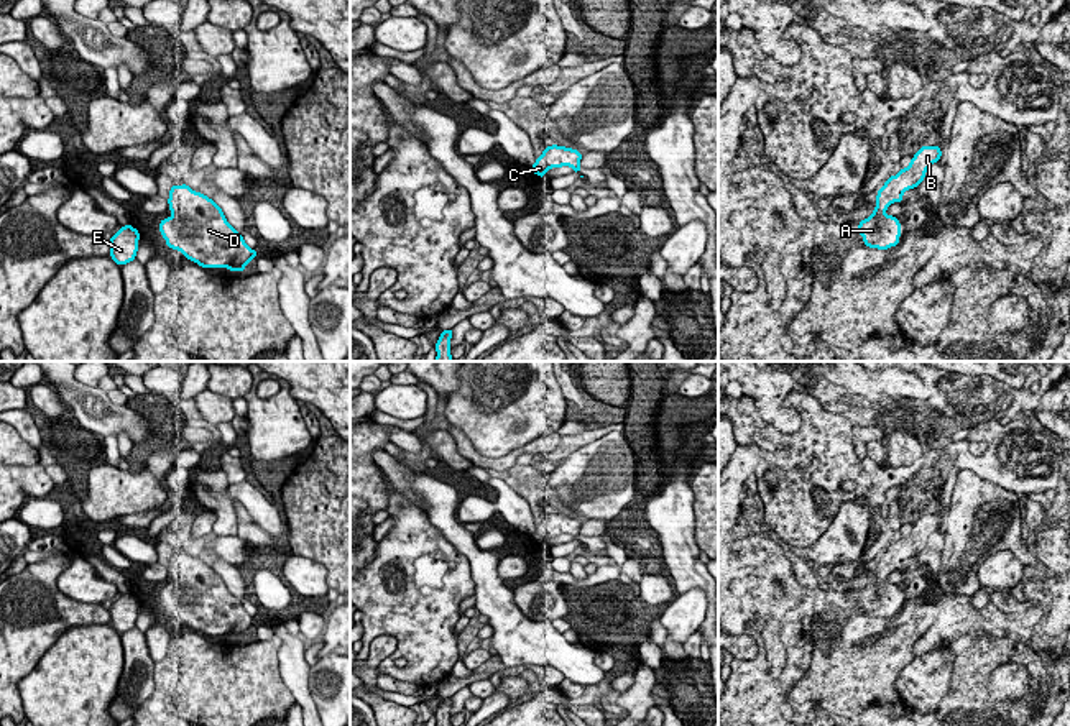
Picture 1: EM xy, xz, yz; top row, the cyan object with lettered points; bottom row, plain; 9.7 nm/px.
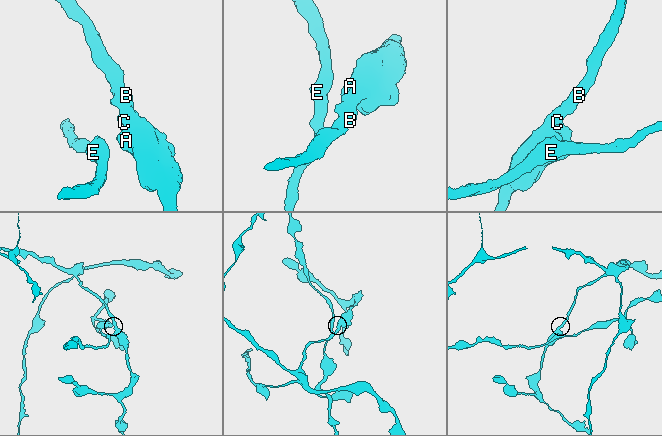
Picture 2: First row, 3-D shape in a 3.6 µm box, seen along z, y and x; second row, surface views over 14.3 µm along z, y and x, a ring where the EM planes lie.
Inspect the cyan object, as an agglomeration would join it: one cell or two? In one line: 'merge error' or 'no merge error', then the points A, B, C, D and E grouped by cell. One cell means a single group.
no merge error | A B C D E

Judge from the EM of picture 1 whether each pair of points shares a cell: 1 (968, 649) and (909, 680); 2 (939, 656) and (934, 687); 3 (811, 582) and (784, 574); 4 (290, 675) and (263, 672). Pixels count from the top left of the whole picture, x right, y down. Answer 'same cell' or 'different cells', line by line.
1: different cells
2: same cell
3: different cells
4: different cells

